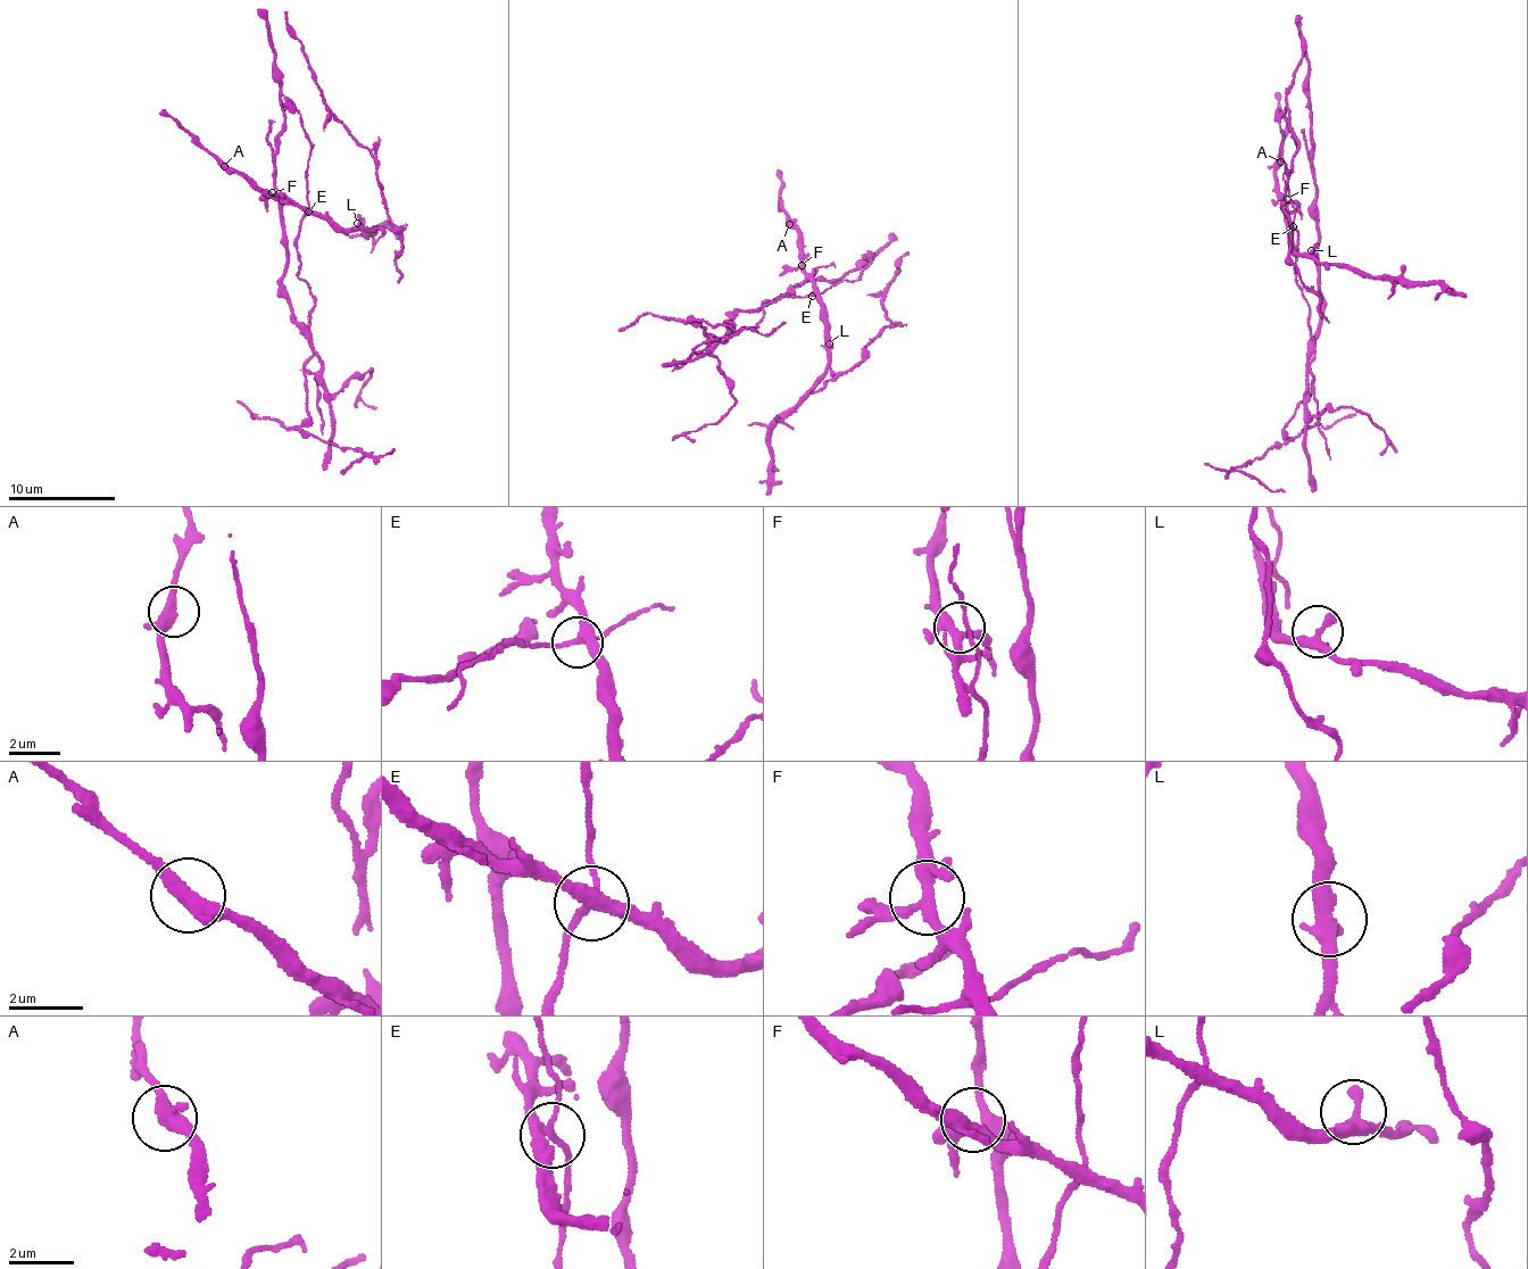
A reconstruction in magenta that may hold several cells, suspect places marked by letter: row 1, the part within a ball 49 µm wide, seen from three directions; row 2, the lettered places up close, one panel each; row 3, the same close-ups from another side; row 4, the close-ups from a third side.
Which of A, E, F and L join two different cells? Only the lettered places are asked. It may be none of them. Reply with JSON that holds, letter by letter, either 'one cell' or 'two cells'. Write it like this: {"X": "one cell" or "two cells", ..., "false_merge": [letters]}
{"A": "one cell", "E": "two cells", "F": "one cell", "L": "one cell", "false_merge": ["E"]}

